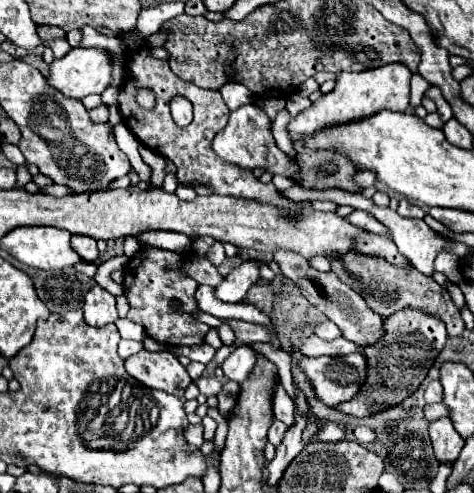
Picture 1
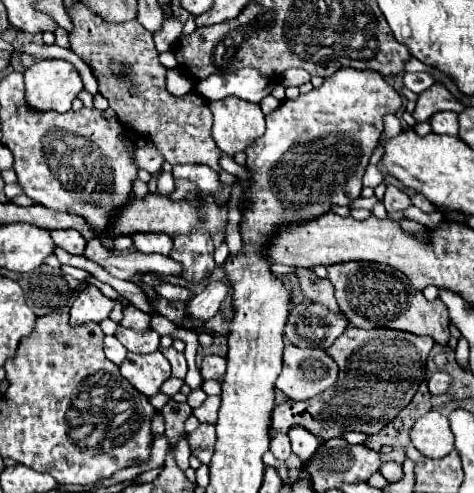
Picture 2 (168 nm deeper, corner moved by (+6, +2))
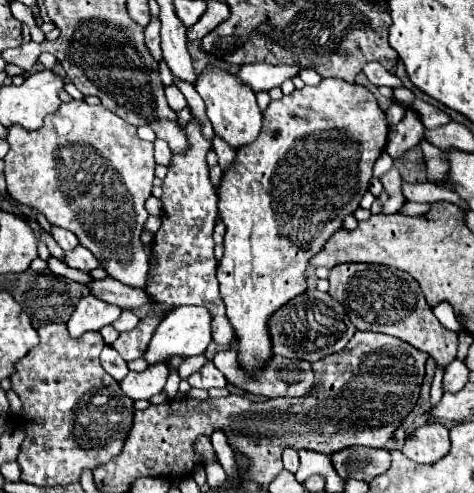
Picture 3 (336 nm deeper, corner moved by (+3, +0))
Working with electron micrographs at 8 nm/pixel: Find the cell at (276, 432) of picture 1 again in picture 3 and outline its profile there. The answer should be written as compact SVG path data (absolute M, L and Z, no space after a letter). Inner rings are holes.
M286 449L282 459L284 459L284 469L286 471L290 471L290 473L298 471L298 453L294 449Z

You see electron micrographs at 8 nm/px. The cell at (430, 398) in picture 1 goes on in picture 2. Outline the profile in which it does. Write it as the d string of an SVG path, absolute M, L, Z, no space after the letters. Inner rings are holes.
M437 371L437 373L429 379L429 391L431 391L433 395L445 393L445 391L449 389L449 385L451 385L451 379L449 379L449 375L445 375L443 371Z

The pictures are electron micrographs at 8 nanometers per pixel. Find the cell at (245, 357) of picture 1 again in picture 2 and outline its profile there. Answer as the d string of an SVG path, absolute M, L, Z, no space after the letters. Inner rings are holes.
M207 355L201 365L201 375L203 379L221 379L227 369L227 357L221 355Z

